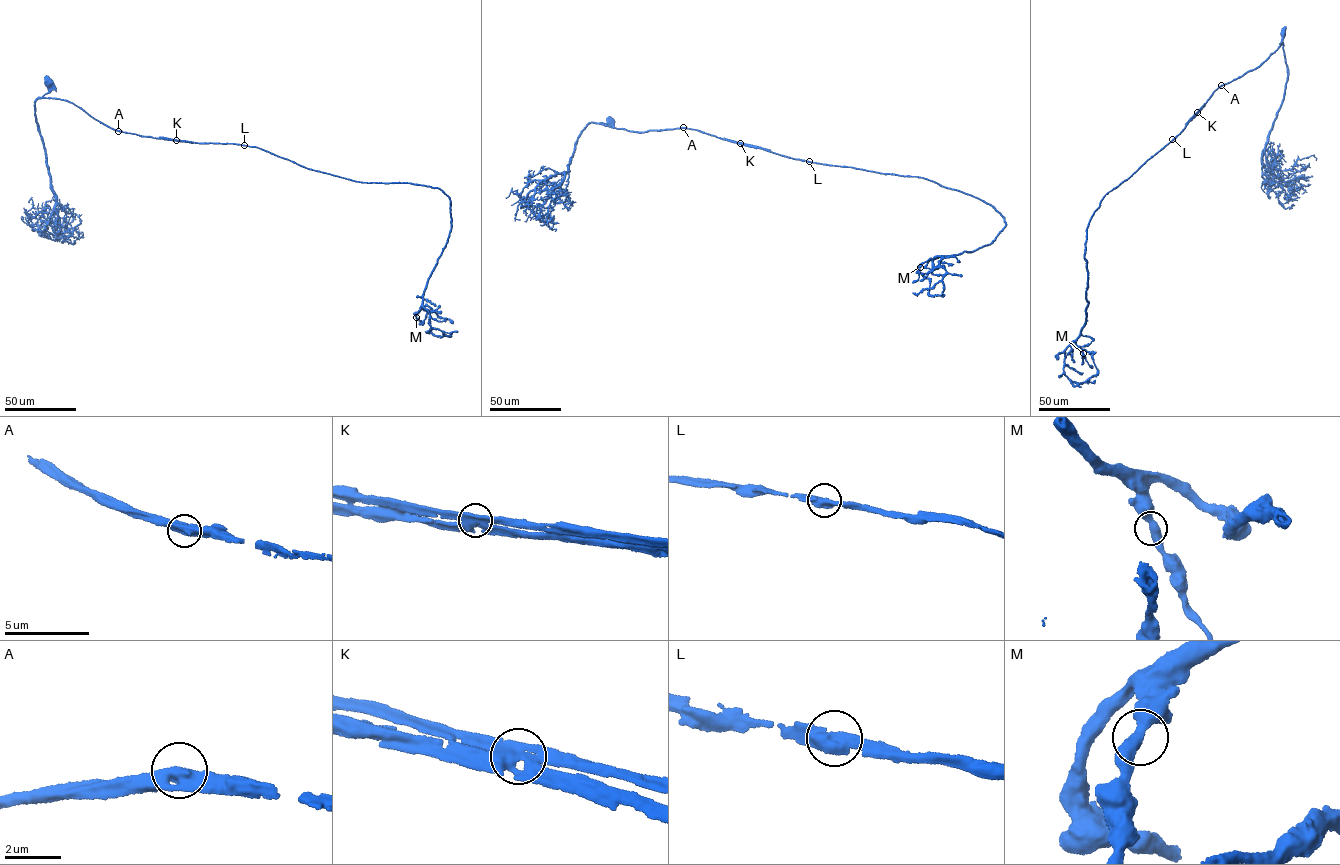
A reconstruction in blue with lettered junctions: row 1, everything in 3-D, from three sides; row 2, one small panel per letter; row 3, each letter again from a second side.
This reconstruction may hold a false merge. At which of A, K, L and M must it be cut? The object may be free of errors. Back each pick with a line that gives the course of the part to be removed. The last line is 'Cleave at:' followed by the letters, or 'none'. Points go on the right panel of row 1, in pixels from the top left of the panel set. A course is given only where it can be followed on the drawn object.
K: Course of the part to remove: (1197, 112), (1185, 124)
Cleave at: K

